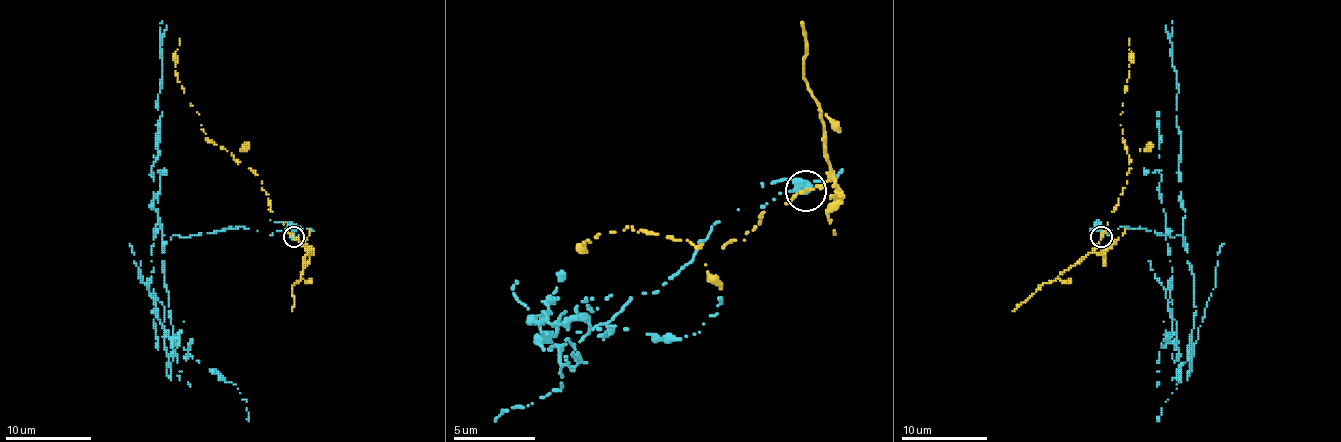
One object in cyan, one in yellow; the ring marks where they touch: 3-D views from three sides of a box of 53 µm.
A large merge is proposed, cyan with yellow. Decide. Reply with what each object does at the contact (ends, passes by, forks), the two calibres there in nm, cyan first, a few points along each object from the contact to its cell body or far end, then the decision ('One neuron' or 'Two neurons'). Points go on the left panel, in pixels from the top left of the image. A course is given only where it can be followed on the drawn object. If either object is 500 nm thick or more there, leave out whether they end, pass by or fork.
At the ring cyan ends. At the ring yellow passes by. Thickness 260 nm (cyan) against 200 nm. Course of cyan: (294, 237), (244, 226), (164, 242), (160, 229), (149, 293), (169, 356), (164, 306), (130, 244). Course of yellow: (294, 237), (270, 209), (262, 181), (205, 138), (199, 114), (175, 71), (175, 51), (179, 38). Two neurons

